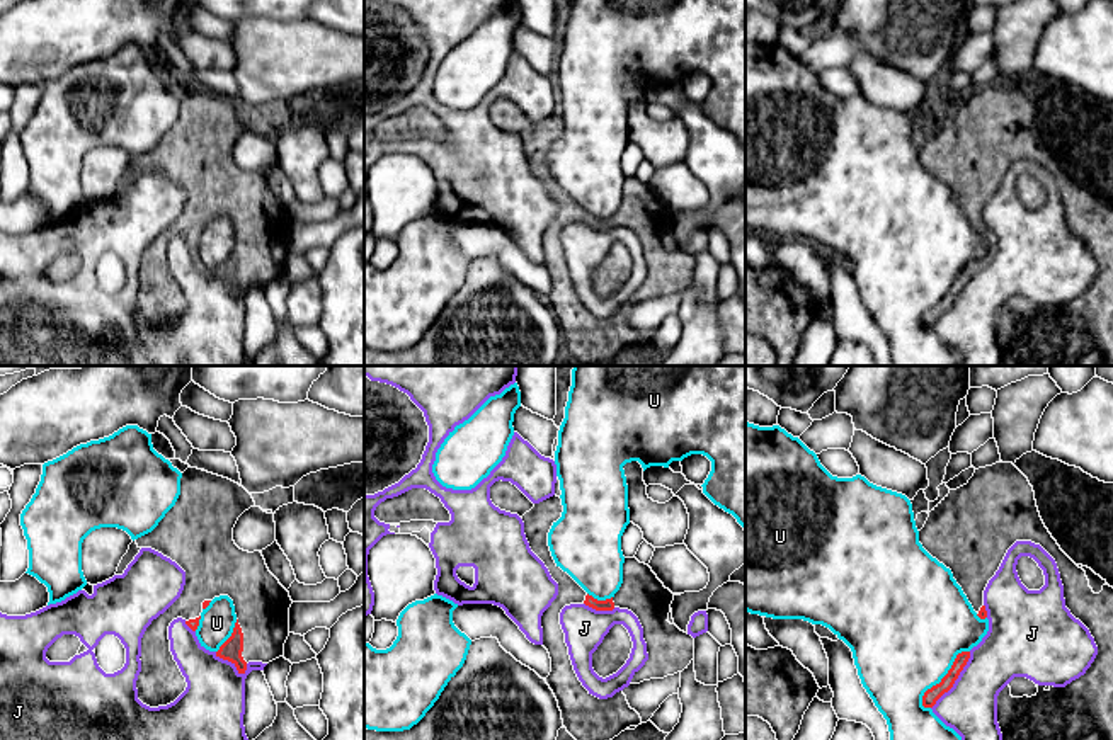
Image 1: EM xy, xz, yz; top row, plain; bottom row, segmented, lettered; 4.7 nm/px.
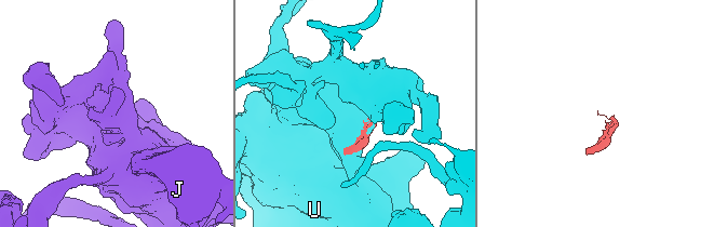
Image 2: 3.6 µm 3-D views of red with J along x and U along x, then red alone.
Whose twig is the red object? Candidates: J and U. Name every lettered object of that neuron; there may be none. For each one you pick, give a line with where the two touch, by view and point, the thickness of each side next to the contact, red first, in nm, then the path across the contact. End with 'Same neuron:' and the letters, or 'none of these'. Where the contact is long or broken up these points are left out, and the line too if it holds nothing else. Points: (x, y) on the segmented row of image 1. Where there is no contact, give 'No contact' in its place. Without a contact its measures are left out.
Same neuron: none of these

